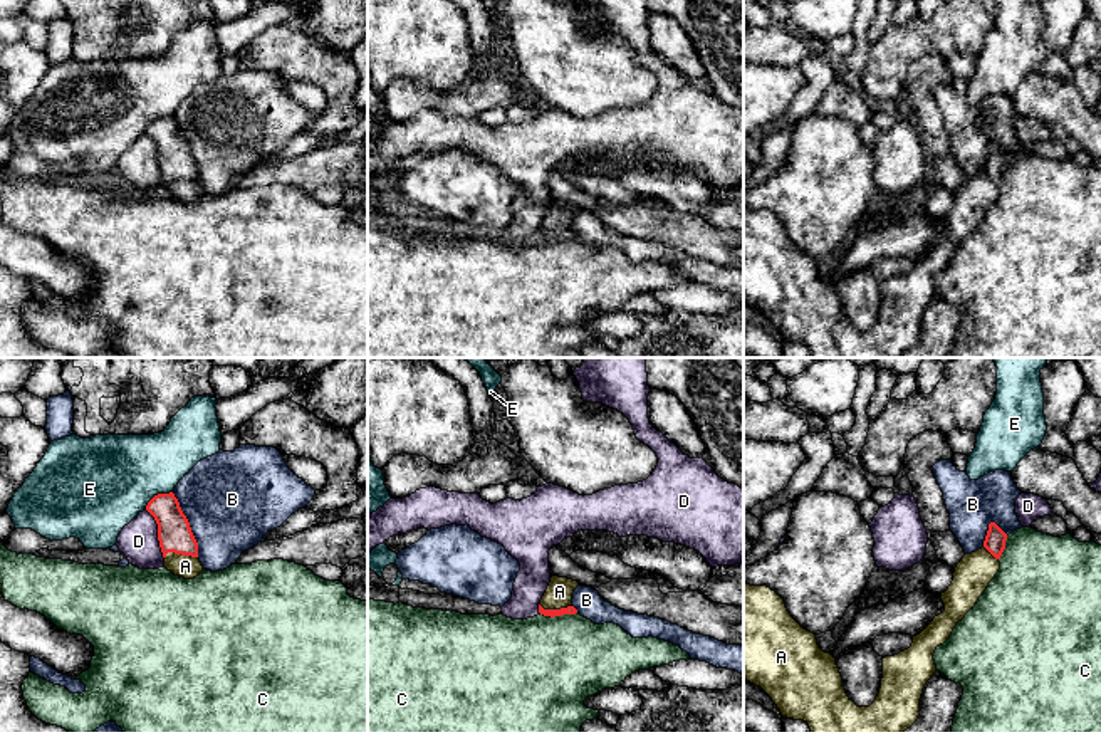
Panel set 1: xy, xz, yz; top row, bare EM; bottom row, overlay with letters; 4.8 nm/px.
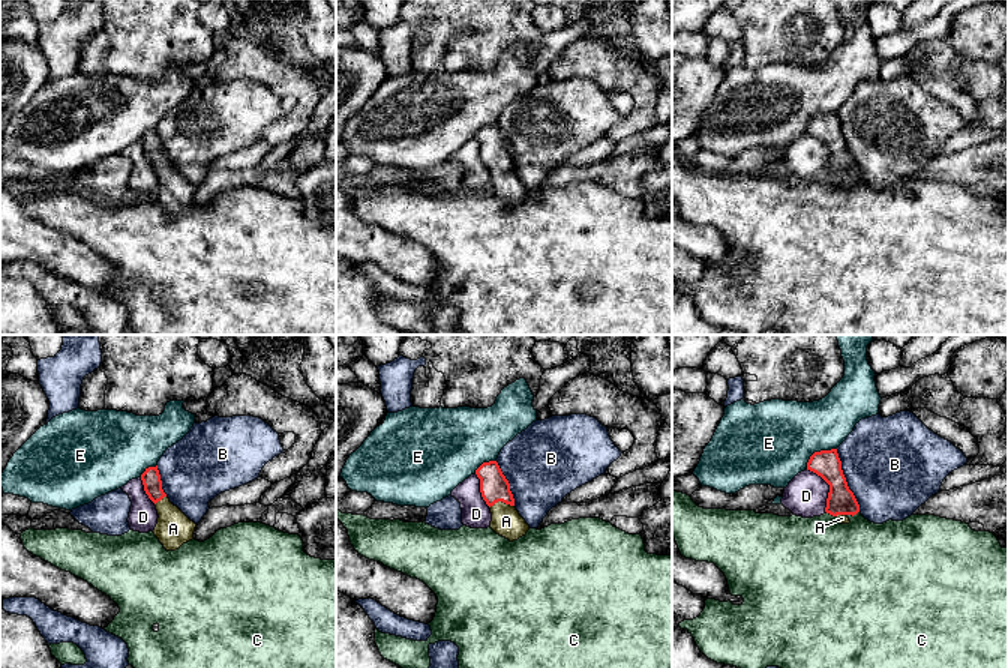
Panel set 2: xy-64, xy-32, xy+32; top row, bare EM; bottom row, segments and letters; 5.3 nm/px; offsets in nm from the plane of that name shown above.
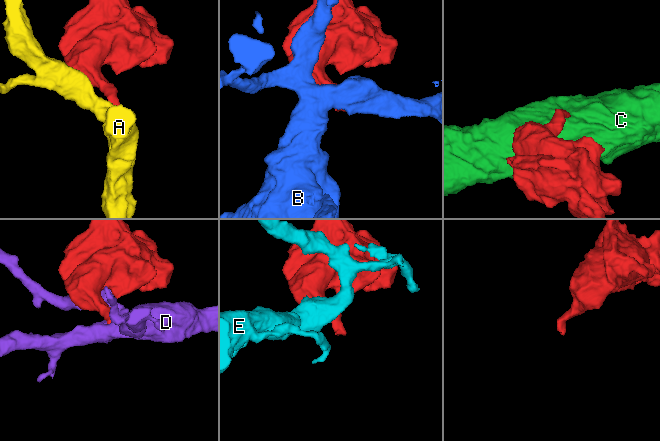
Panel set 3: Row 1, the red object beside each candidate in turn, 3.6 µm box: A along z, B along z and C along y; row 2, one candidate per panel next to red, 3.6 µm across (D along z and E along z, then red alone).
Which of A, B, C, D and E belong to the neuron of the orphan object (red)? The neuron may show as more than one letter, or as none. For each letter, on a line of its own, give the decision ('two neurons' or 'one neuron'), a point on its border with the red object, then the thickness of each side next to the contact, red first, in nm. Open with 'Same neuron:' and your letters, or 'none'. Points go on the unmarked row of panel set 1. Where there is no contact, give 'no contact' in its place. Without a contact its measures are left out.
Same neuron: A
A: one neuron | xy (182, 178) | 160/110 nm
B: two neurons | xy (188, 148) | 160/460 nm
C: two neurons | xz (558, 239) | 50/460 nm
D: two neurons | xy (158, 158) | 160/190 nm
E: two neurons | xy (158, 118) | 160/440 nm

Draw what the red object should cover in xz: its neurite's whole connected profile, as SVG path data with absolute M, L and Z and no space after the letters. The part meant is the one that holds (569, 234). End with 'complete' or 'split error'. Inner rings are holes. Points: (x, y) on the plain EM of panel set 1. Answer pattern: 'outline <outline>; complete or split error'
outline M552 200L540 223L539 237L550 242L562 238L576 238L577 233L572 230L572 217L577 210L577 205Z; split error

